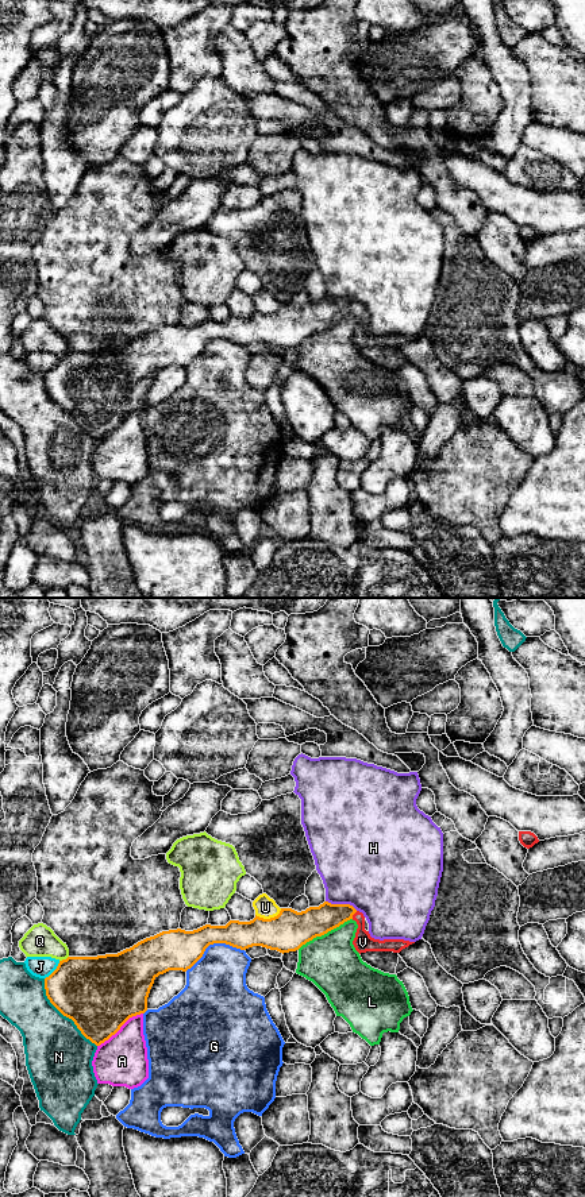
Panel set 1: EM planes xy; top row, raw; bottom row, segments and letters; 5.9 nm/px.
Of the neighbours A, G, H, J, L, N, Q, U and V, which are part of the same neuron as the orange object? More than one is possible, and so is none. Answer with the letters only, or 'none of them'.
V

